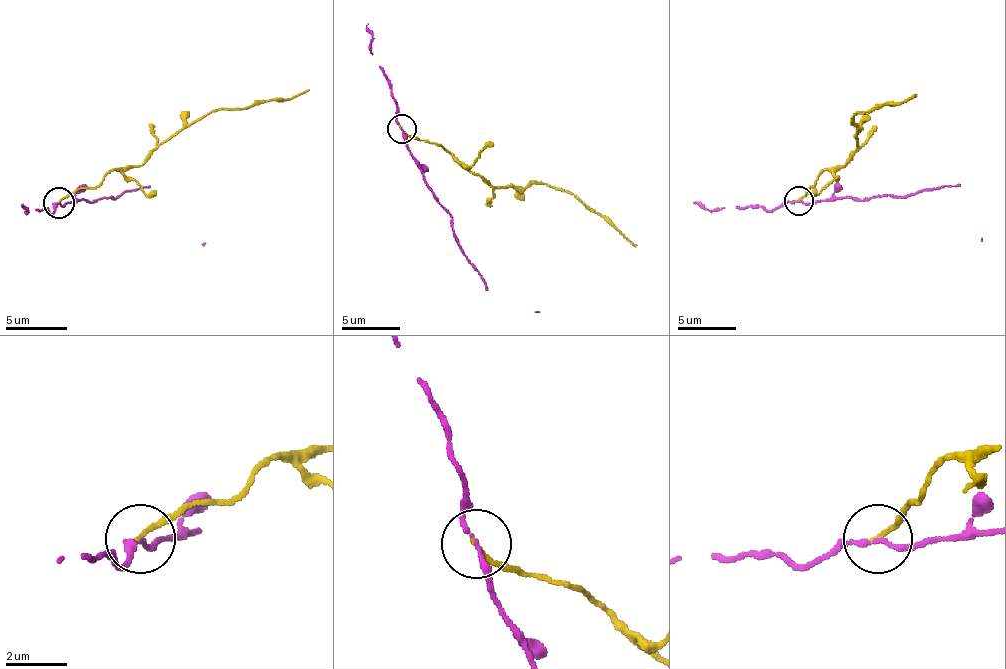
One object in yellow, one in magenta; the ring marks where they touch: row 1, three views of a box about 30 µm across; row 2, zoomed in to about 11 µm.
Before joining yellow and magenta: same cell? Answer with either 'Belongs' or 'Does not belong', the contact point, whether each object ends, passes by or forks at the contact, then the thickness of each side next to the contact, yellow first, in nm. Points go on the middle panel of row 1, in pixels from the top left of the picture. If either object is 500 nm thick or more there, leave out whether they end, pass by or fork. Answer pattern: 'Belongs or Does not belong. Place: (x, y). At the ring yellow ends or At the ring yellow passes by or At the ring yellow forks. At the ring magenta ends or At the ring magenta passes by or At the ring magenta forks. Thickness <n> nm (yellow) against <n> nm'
Does not belong. Place: (401, 128). At the ring yellow ends. At the ring magenta passes by. Thickness 150 nm (yellow) against 130 nm

